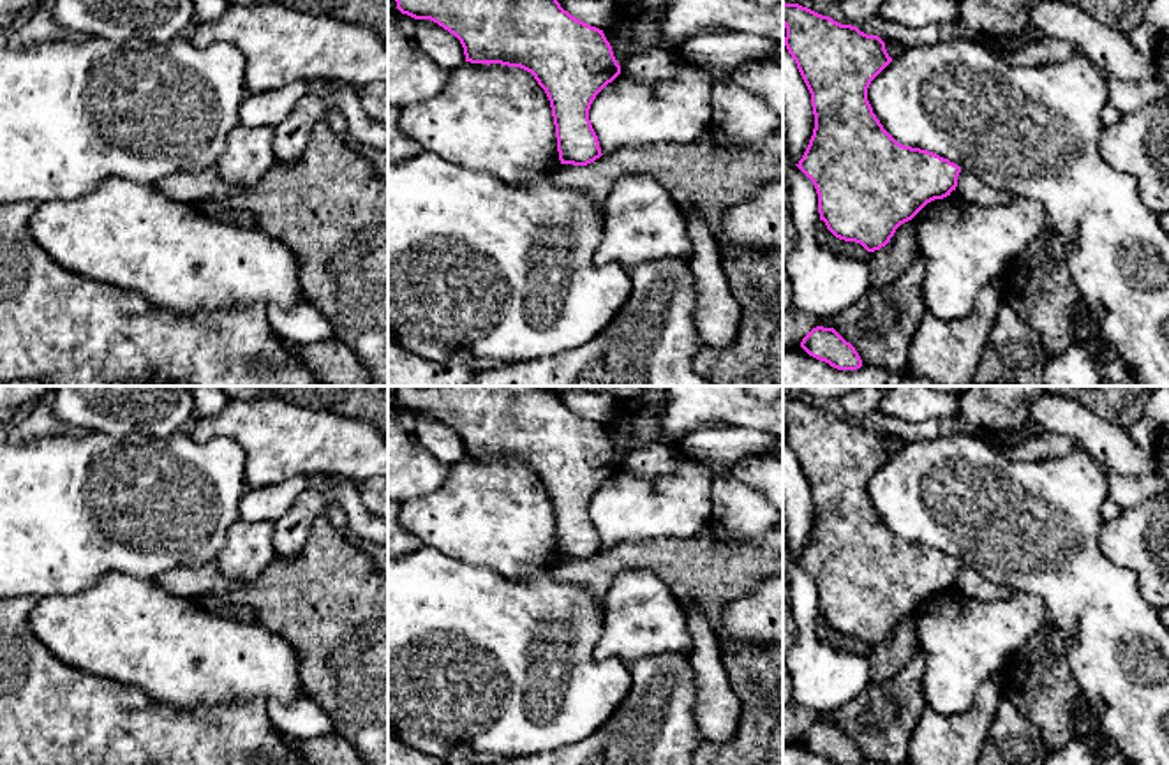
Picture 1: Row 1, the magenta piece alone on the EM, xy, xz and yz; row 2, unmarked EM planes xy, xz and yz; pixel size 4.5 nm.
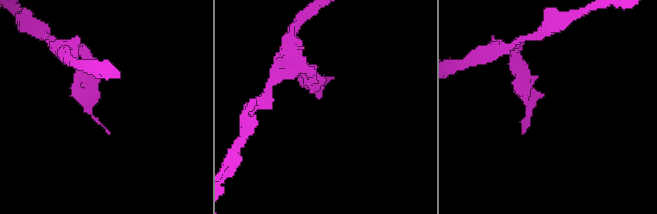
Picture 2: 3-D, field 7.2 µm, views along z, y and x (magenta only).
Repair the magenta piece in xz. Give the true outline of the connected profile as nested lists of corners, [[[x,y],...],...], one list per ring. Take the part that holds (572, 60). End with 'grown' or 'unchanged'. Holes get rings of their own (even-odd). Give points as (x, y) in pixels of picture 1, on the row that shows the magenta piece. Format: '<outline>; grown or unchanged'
[[[395,0],[397,9],[414,19],[430,19],[453,33],[471,63],[520,67],[545,90],[557,137],[561,164],[587,166],[601,148],[589,120],[596,95],[621,74],[603,30],[561,7],[557,0]]]; unchanged

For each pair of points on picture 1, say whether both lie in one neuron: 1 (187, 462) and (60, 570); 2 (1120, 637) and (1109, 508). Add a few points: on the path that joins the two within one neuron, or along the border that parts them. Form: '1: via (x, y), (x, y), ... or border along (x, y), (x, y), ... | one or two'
1: via (156, 494), (145, 505), (126, 505), (92, 538) | one
2: border along (1108, 497), (1101, 508), (1102, 520) | two

